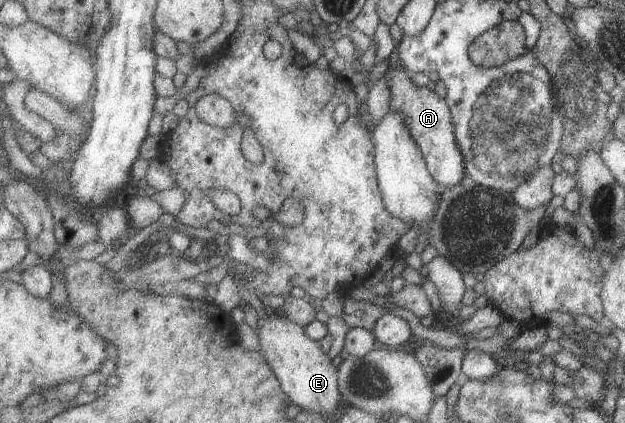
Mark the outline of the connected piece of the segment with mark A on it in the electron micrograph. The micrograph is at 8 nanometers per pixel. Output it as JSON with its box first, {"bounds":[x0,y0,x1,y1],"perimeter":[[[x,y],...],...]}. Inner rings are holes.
{"bounds":[384,66,465,188],"perimeter":[[[390,66],[384,75],[386,83],[390,87],[390,108],[392,111],[400,111],[404,125],[410,131],[410,137],[422,151],[430,175],[436,179],[443,188],[458,185],[465,181],[464,155],[458,147],[455,139],[451,111],[445,99],[441,99],[428,87],[418,86],[411,78],[410,71],[405,66]]]}

